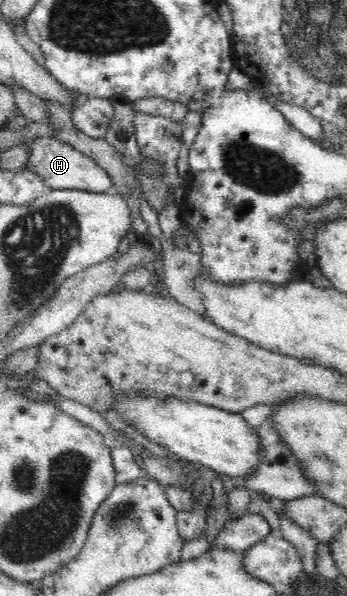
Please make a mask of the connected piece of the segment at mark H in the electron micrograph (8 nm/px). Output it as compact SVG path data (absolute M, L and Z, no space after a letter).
M54 136L37 137L30 142L24 141L29 151L25 169L38 175L46 183L48 189L74 189L91 193L109 193L112 190L112 179L91 157L76 151L71 145Z

